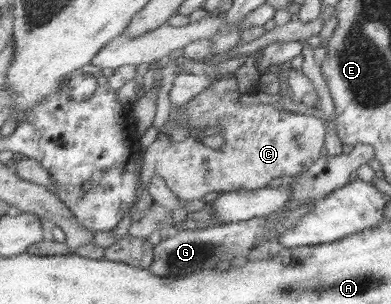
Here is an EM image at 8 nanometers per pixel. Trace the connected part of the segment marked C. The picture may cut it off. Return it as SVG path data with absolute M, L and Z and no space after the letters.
M225 75L221 80L217 80L207 90L196 96L182 113L182 120L190 124L192 132L194 128L200 131L208 128L218 127L225 142L219 150L212 150L206 144L202 144L196 136L190 136L185 141L172 141L166 133L159 132L156 140L146 149L144 161L144 178L152 180L150 174L156 170L171 188L172 192L182 201L192 201L201 199L202 196L210 192L232 192L239 190L258 190L266 188L274 178L287 179L298 175L313 166L322 157L322 148L326 144L326 124L324 118L318 113L308 111L304 108L292 109L285 106L278 109L274 103L252 104L244 106L240 102L243 94L240 94L238 78L232 75Z

